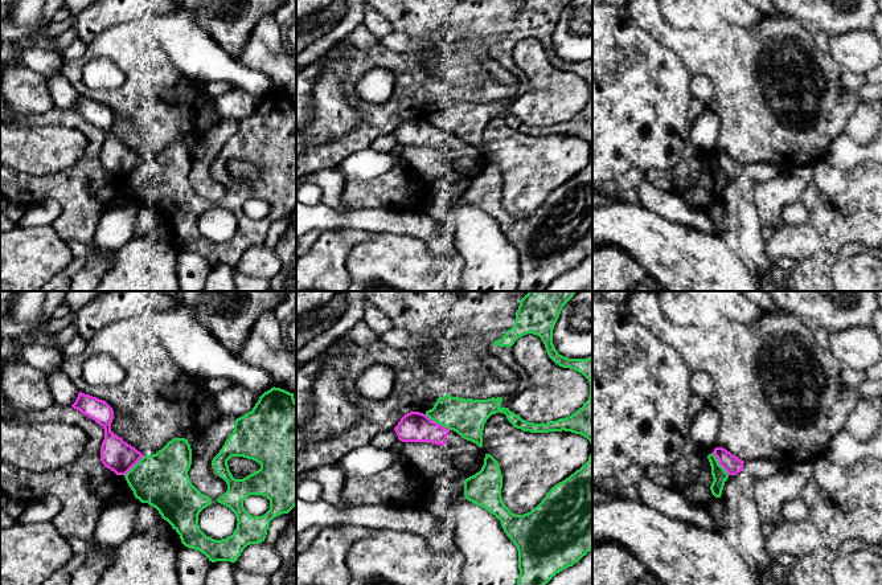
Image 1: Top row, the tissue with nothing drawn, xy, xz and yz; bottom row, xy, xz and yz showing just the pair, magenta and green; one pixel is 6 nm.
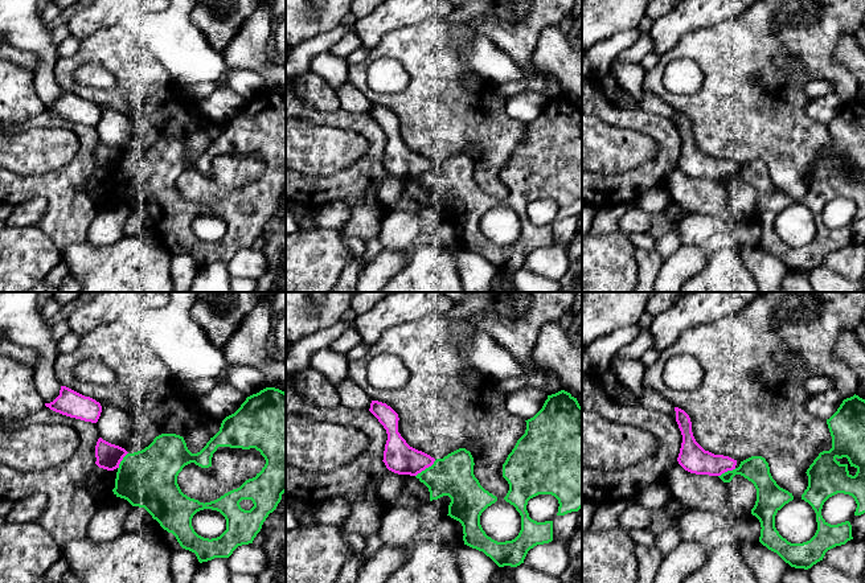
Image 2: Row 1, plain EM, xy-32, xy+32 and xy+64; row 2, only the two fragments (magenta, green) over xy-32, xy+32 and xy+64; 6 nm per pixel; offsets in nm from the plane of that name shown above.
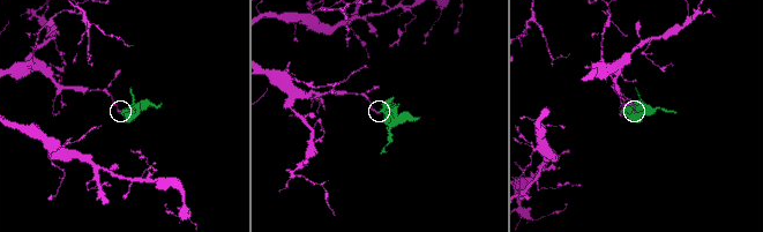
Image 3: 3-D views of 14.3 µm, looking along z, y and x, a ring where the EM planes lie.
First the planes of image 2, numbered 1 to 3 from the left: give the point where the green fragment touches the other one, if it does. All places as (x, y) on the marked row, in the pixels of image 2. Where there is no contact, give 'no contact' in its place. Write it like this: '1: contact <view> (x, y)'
1: contact xy-32 (122, 459)
2: contact xy+32 (425, 468)
3: contact xy+64 (726, 471)

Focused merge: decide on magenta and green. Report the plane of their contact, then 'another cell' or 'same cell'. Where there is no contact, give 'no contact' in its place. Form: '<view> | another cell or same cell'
xz | another cell

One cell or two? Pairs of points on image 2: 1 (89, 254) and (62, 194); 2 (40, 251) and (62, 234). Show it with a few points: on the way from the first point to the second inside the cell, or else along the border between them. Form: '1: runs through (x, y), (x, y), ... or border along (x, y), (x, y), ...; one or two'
1: border along (85, 239), (69, 243), (61, 251); two
2: border along (36, 226), (61, 253); two

